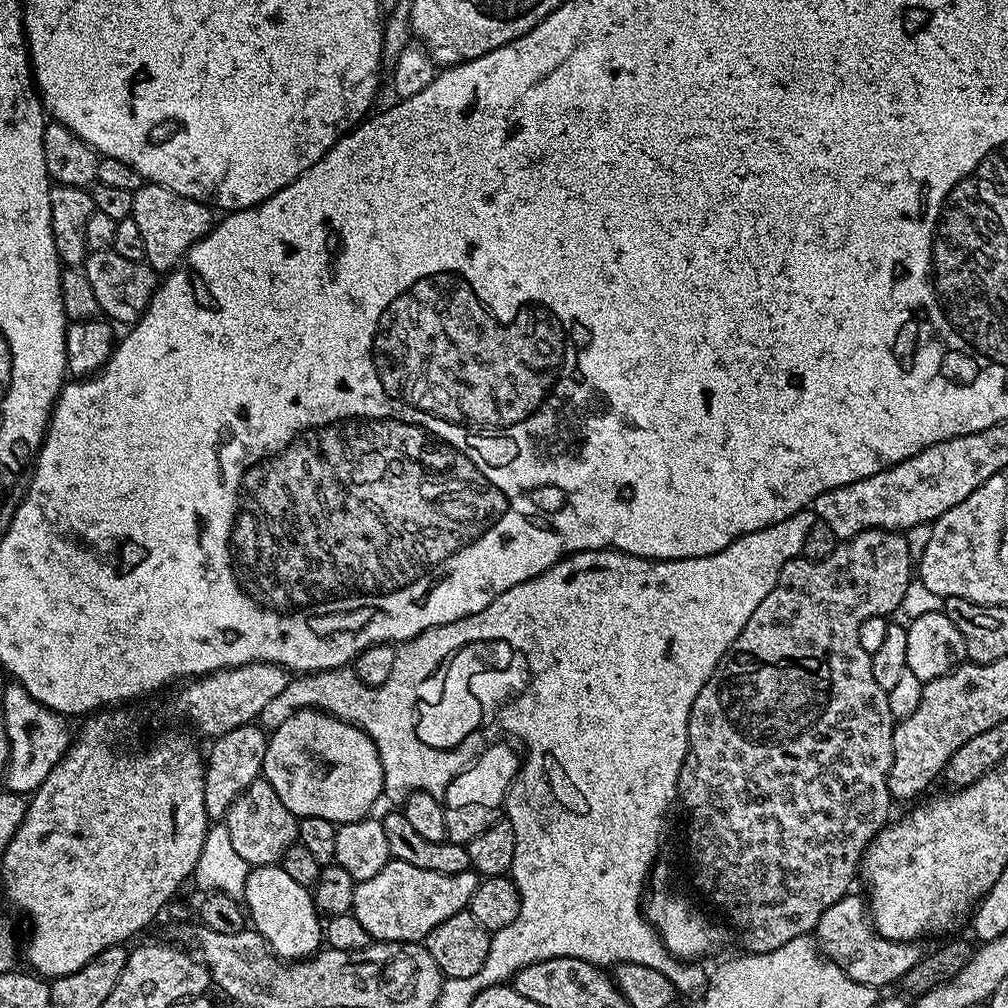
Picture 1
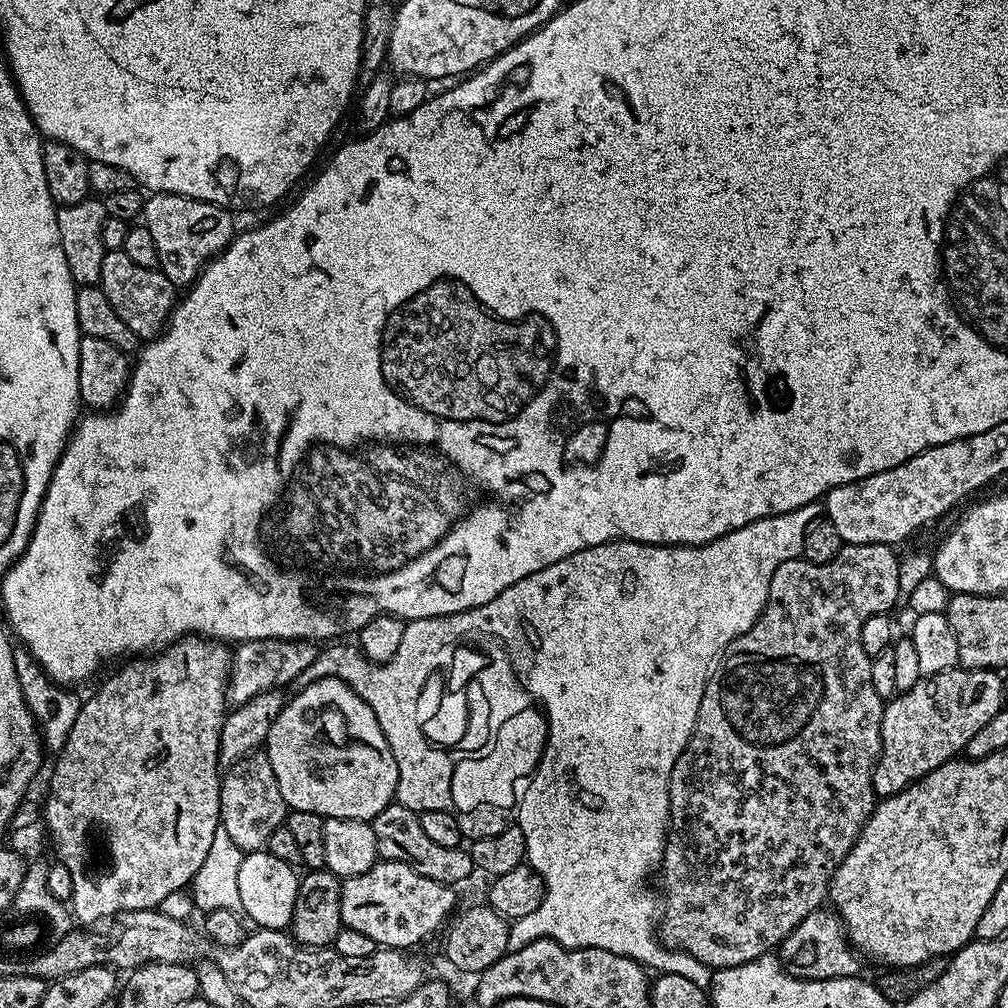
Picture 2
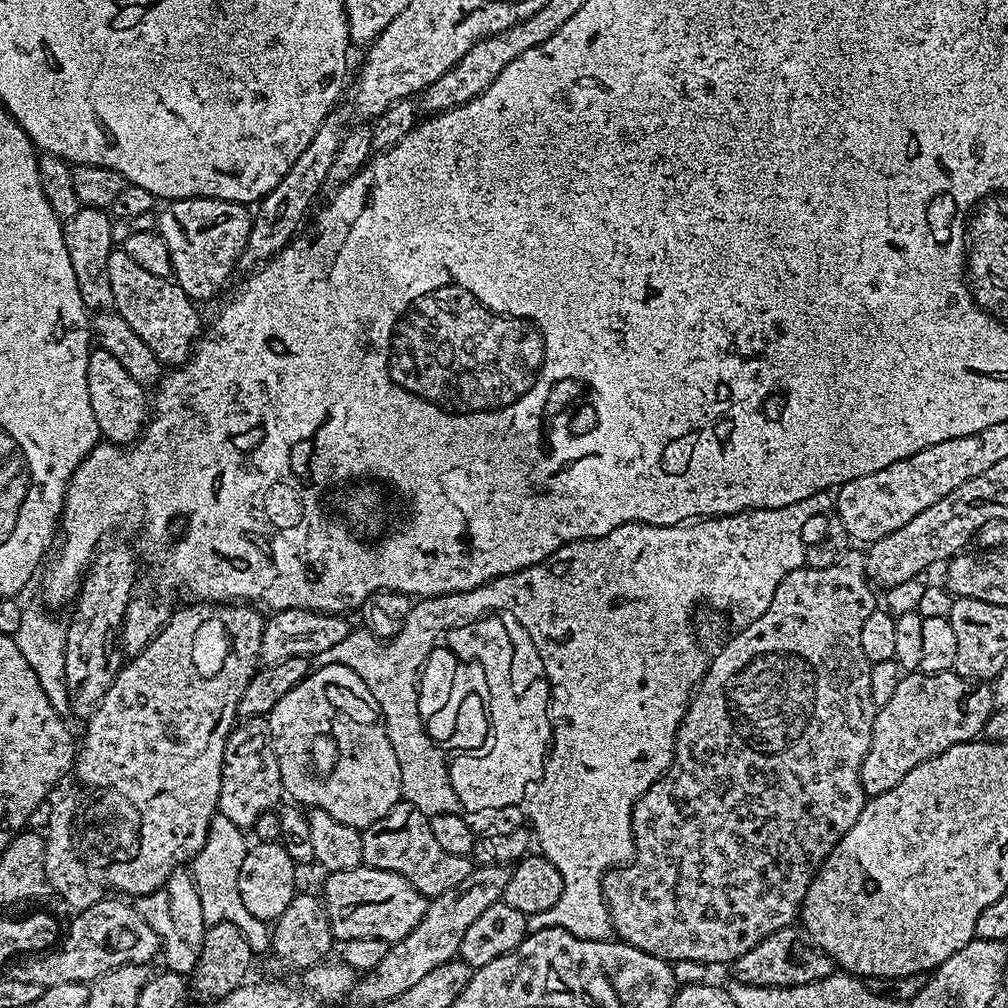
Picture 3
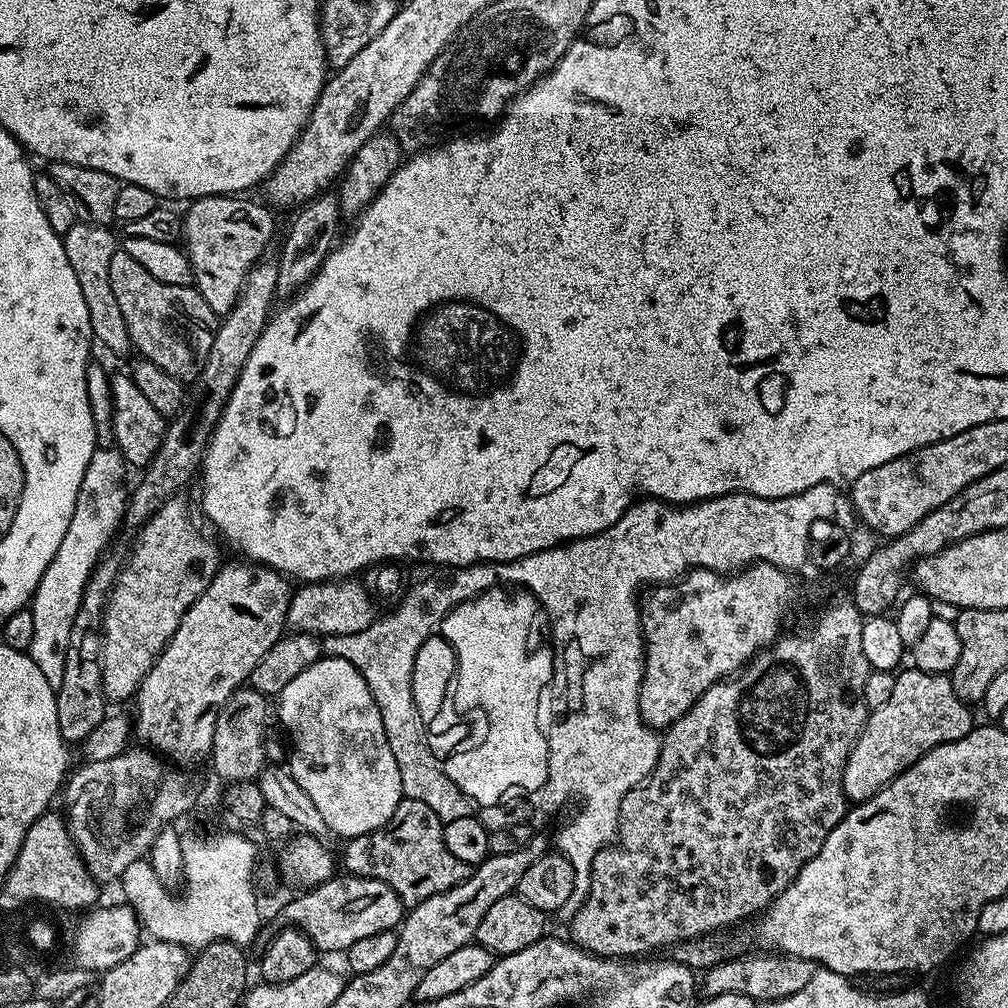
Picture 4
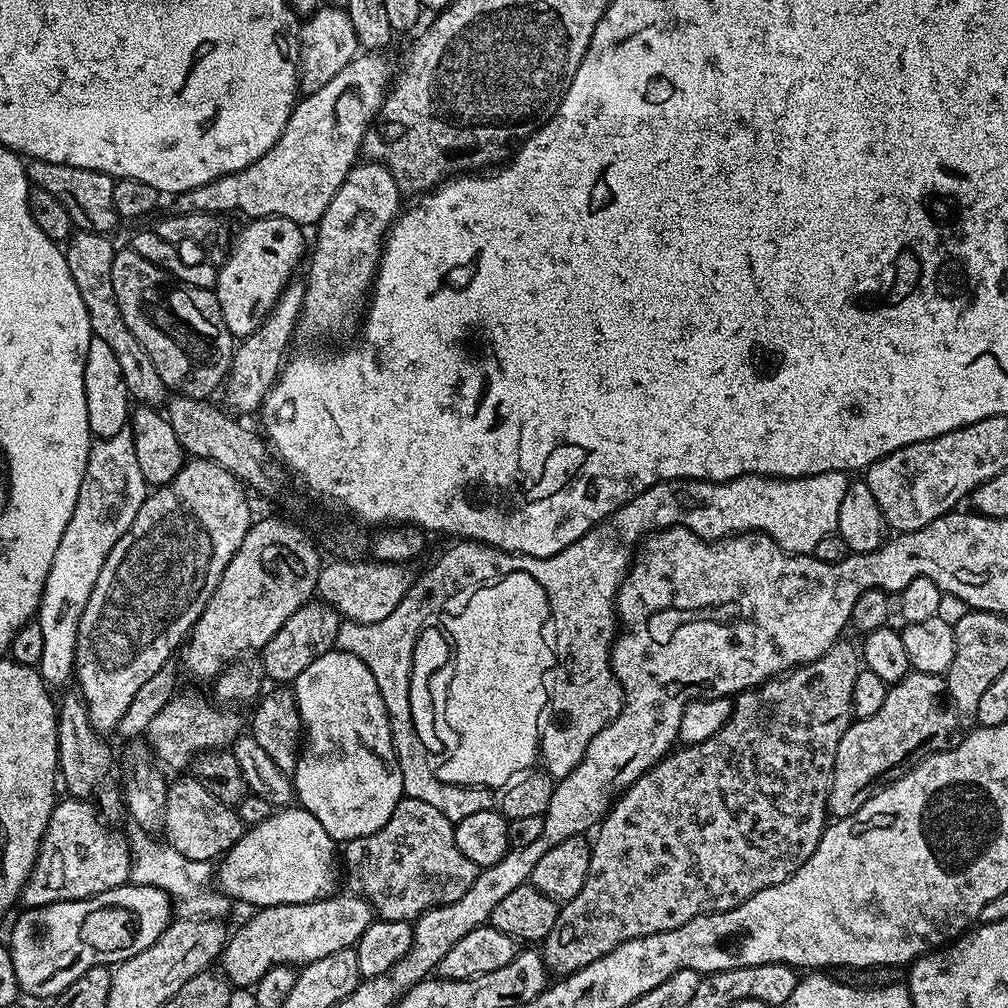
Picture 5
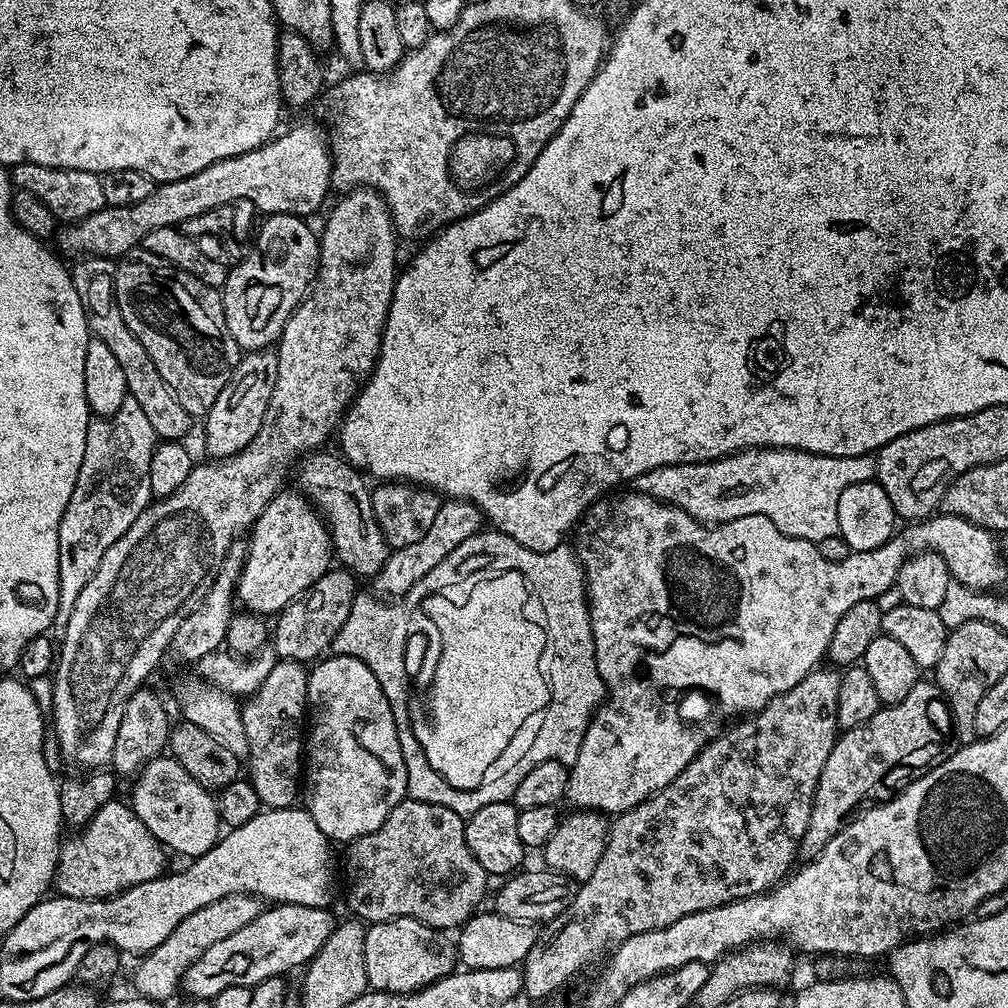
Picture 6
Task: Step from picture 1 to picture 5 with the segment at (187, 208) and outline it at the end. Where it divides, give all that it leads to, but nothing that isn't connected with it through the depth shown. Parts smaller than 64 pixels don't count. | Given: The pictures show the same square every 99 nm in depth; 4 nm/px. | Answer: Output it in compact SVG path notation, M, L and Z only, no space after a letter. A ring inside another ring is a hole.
M262 216L252 218L240 232L228 261L219 265L216 273L218 306L222 310L222 318L233 337L249 336L262 326L262 322L272 312L278 302L282 290L293 283L296 267L300 259L305 259L304 232L301 225L290 222L290 218L281 216Z

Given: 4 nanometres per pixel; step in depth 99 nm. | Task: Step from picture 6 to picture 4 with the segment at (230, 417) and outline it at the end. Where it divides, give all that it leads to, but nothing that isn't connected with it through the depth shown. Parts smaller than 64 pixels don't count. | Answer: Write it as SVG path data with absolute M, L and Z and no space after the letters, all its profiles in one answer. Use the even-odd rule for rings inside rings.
M332 190L321 192L296 214L288 233L284 236L284 245L281 246L277 259L278 278L275 295L280 298L291 298L301 291L304 285L314 278L314 274L337 243L336 231L339 230L342 219L340 197Z

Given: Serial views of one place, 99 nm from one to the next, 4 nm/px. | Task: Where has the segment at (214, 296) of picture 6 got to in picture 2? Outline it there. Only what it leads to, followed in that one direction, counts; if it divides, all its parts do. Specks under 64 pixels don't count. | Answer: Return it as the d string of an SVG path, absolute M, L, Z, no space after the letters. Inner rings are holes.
M105 251L102 258L102 278L100 289L110 298L110 306L118 313L118 318L134 330L134 334L141 341L155 340L164 330L172 309L178 303L177 285L166 278L166 274L159 268L138 266L130 258L126 258L124 251Z

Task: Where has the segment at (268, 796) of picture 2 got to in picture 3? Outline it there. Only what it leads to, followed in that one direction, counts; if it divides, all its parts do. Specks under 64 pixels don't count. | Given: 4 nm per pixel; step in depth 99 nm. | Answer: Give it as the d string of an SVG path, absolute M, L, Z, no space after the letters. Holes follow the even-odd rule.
M248 718L237 723L228 735L224 751L219 815L230 818L234 826L252 830L255 829L258 818L273 811L281 803L280 796L284 795L278 758L276 751L272 749L265 721L260 718Z

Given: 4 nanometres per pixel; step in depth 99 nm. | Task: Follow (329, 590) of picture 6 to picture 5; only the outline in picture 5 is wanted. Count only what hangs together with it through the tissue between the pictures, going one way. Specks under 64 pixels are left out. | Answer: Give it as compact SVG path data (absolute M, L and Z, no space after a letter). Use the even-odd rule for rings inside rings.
M309 602L304 604L286 622L282 622L282 630L266 642L262 650L262 663L264 665L264 675L271 680L288 680L295 682L298 674L314 662L314 658L322 658L322 654L333 651L336 648L336 639L338 630L342 623L342 617L339 612L335 612L329 604L323 602Z

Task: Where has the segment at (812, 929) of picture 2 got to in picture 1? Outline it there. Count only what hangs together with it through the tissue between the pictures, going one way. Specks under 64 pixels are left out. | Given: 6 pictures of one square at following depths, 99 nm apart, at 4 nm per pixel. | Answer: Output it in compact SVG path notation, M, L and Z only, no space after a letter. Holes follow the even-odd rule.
M849 894L843 896L822 918L818 918L814 933L817 948L825 960L834 962L854 982L862 982L862 986L870 986L883 990L887 984L903 981L906 970L914 966L922 955L919 943L910 940L891 940L876 932L868 910L865 897Z

